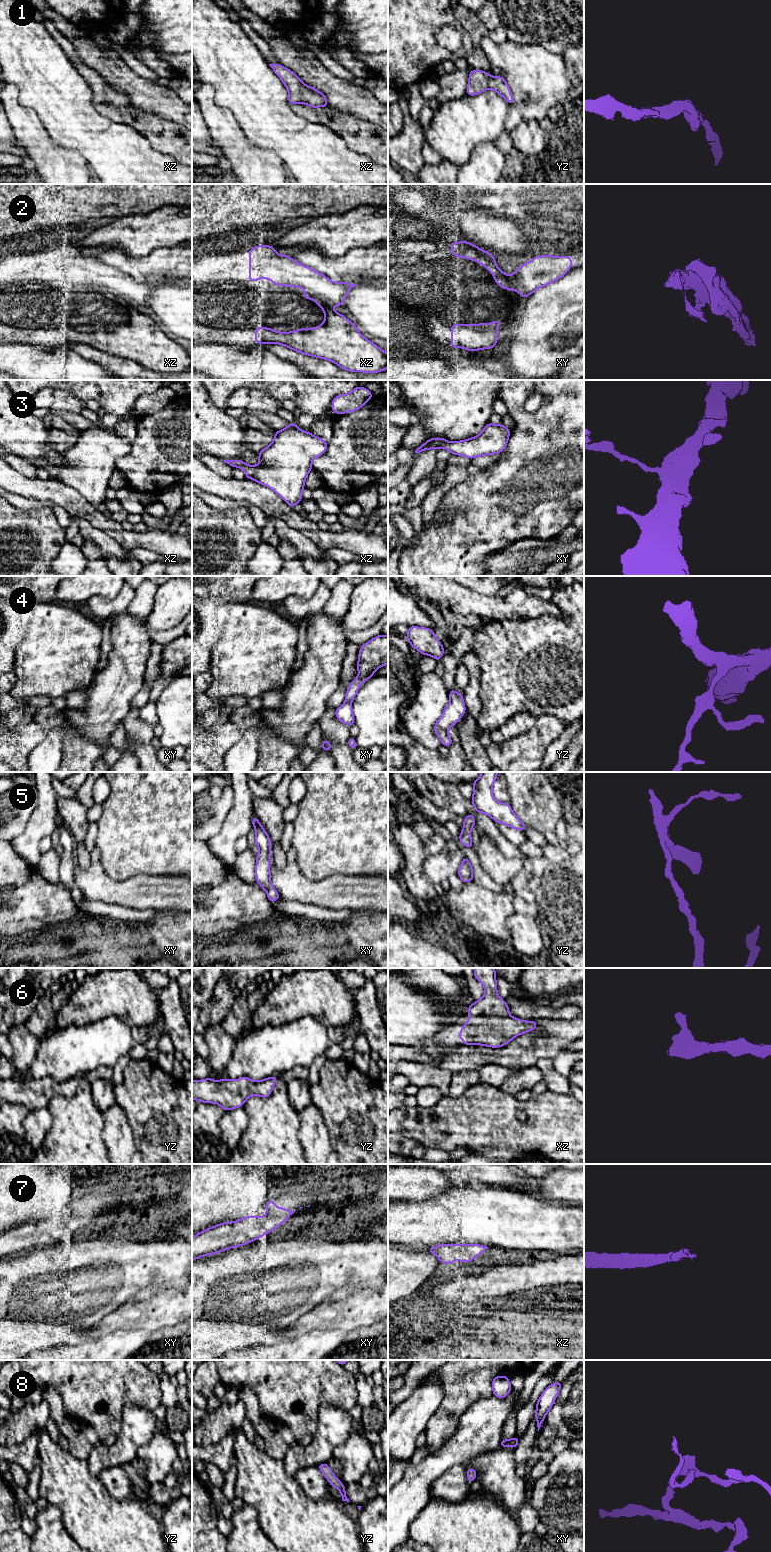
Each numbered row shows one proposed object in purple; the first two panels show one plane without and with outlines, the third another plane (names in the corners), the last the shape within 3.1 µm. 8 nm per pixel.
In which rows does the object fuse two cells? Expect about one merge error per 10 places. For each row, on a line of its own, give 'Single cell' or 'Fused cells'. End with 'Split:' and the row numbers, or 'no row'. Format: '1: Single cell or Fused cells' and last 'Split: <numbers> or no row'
1: Single cell
2: Fused cells
3: Single cell
4: Single cell
5: Single cell
6: Single cell
7: Single cell
8: Single cell
Split: 2

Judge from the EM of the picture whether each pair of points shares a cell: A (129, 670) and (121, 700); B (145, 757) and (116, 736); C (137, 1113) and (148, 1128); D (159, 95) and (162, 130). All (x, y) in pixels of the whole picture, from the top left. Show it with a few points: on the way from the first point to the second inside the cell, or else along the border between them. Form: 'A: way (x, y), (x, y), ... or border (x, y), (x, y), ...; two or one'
A: way (123, 677), (121, 679), (121, 693); one
B: border (121, 722), (127, 738); two
C: way (141, 1117), (148, 1124); one
D: border (139, 108), (151, 111), (181, 125); two

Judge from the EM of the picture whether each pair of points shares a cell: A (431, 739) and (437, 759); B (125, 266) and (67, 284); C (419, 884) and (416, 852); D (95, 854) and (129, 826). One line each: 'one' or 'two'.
A: two
B: two
C: one
D: two

